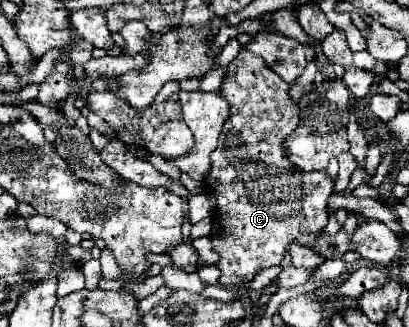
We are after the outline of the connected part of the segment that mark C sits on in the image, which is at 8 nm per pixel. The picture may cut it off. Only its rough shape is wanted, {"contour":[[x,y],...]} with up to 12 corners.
{"contour":[[241,48],[205,194],[219,284],[328,223],[334,181],[285,156],[297,102]]}

